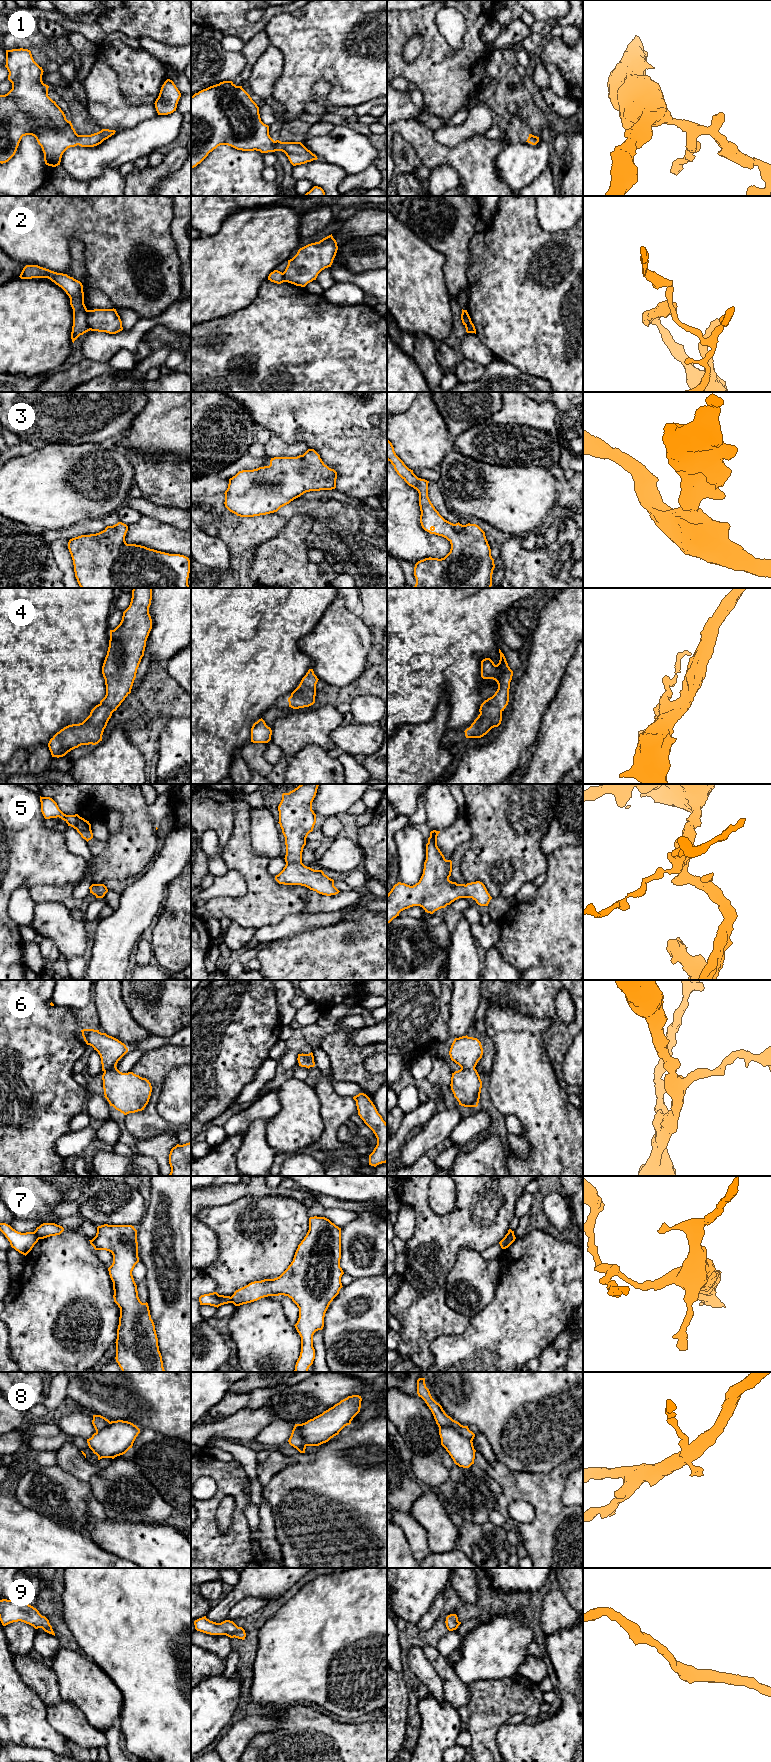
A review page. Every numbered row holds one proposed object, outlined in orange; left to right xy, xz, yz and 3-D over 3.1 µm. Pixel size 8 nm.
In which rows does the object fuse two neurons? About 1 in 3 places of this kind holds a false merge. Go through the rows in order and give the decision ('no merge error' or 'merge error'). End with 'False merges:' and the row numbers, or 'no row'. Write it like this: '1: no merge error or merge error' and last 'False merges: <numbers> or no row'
1: no merge error
2: merge error
3: no merge error
4: no merge error
5: no merge error
6: no merge error
7: no merge error
8: merge error
9: no merge error
False merges: 2, 8

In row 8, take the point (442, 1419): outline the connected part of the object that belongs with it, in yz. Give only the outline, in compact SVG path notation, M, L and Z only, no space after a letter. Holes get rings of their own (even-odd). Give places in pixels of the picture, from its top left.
M419 1378L417 1380L417 1394L425 1401L431 1410L438 1427L453 1427L463 1436L473 1441L475 1434L469 1430L468 1426L463 1426L459 1422L453 1420L445 1413L442 1406L432 1398L429 1389L426 1387L425 1378Z

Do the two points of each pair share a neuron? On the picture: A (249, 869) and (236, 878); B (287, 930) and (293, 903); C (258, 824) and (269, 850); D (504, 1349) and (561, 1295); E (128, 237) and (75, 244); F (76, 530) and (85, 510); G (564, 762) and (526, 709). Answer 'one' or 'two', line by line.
A: two
B: two
C: one
D: one
E: two
F: two
G: two

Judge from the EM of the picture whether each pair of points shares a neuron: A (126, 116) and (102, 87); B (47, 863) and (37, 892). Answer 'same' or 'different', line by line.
A: same
B: different

